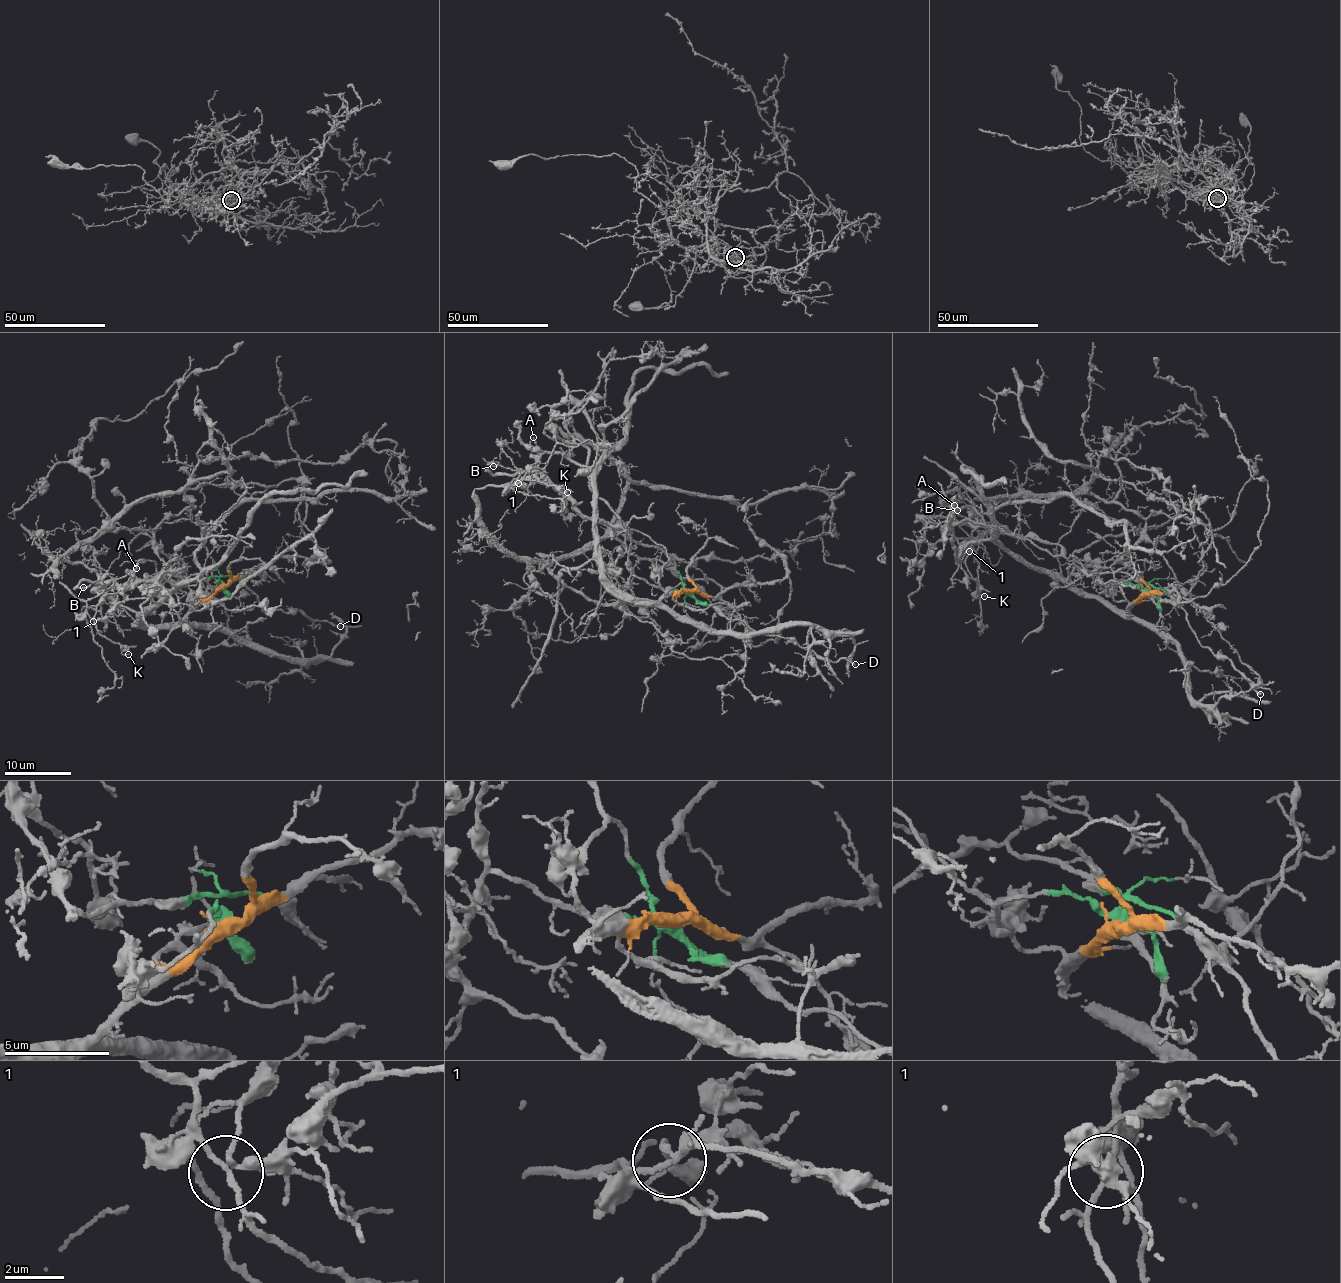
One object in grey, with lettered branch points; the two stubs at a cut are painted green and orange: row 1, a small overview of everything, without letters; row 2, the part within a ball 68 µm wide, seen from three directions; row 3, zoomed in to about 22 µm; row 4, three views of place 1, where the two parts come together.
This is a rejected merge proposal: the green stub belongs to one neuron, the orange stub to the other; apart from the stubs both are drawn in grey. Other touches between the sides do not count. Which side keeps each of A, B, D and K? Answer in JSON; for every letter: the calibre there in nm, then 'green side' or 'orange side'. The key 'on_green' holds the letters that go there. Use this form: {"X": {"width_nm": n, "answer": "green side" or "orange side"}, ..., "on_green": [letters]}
{"A": {"width_nm": 130, "answer": "green side"}, "B": {"width_nm": 120, "answer": "green side"}, "D": {"width_nm": 220, "answer": "green side"}, "K": {"width_nm": 130, "answer": "green side"}, "on_green": ["A", "B", "D", "K"]}

